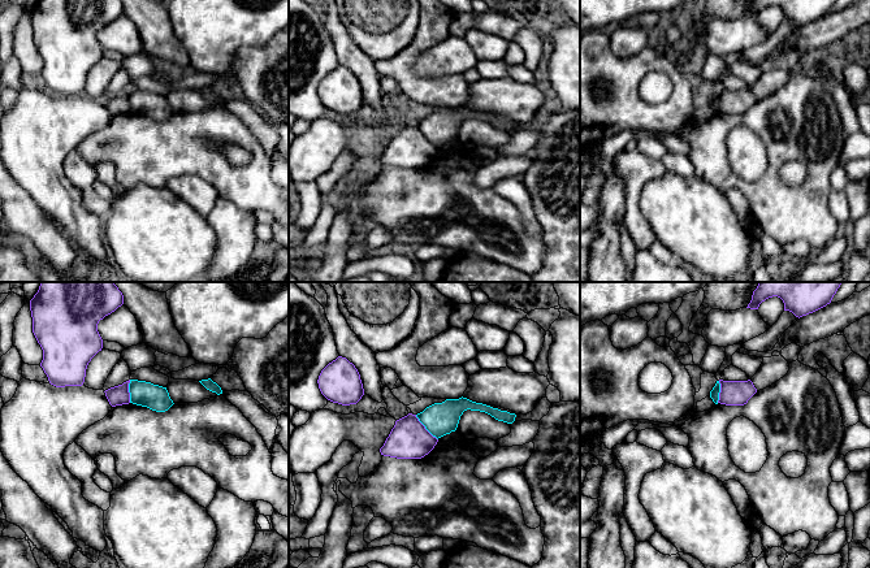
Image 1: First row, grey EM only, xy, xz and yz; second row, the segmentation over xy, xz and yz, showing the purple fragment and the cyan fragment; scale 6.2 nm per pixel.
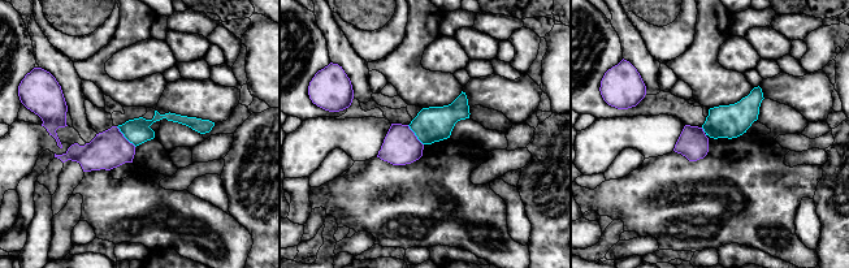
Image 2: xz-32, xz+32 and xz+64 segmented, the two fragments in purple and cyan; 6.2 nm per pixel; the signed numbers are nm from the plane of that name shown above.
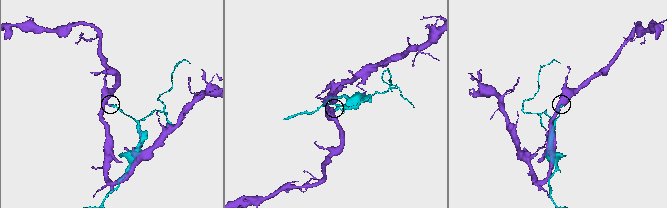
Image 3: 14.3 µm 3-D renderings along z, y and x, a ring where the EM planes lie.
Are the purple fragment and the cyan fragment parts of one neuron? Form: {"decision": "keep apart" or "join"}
{"decision": "keep apart"}

